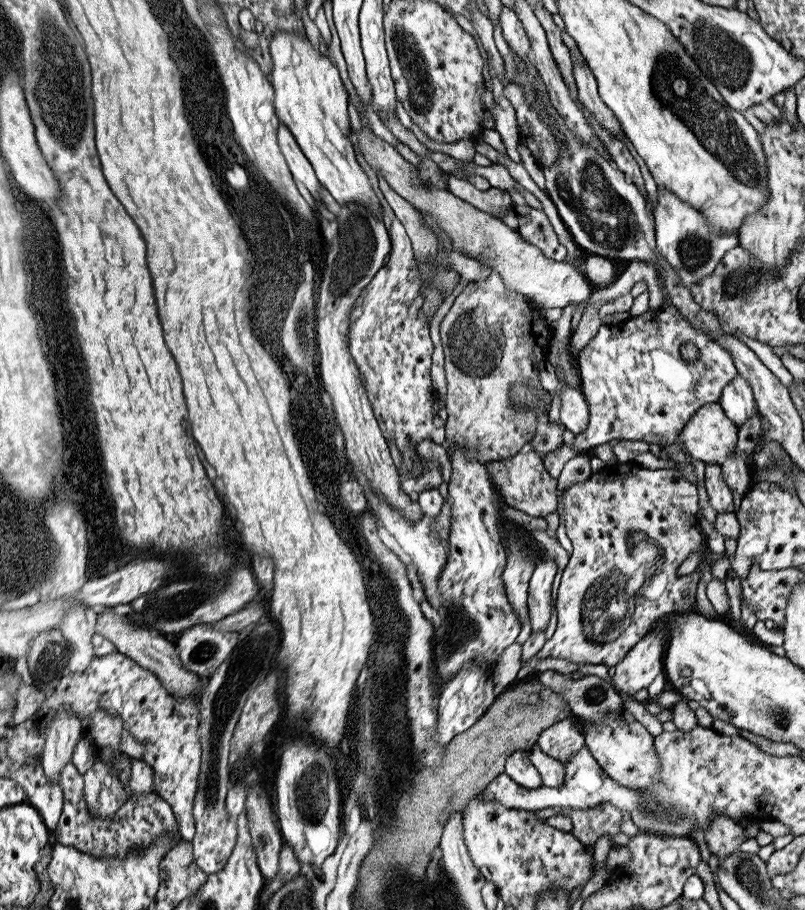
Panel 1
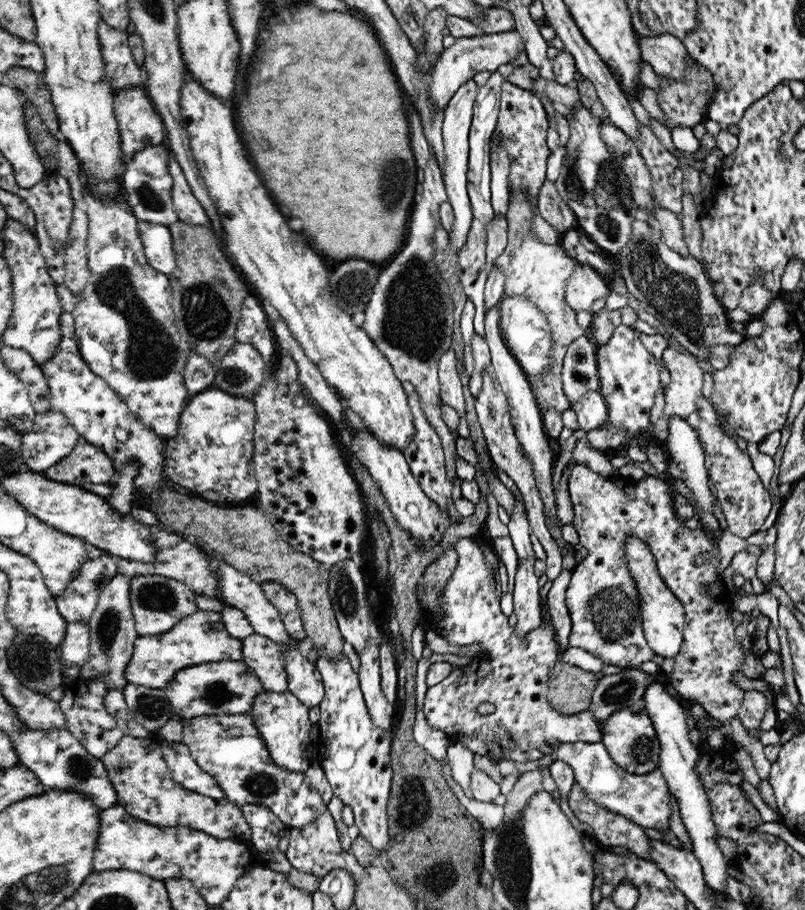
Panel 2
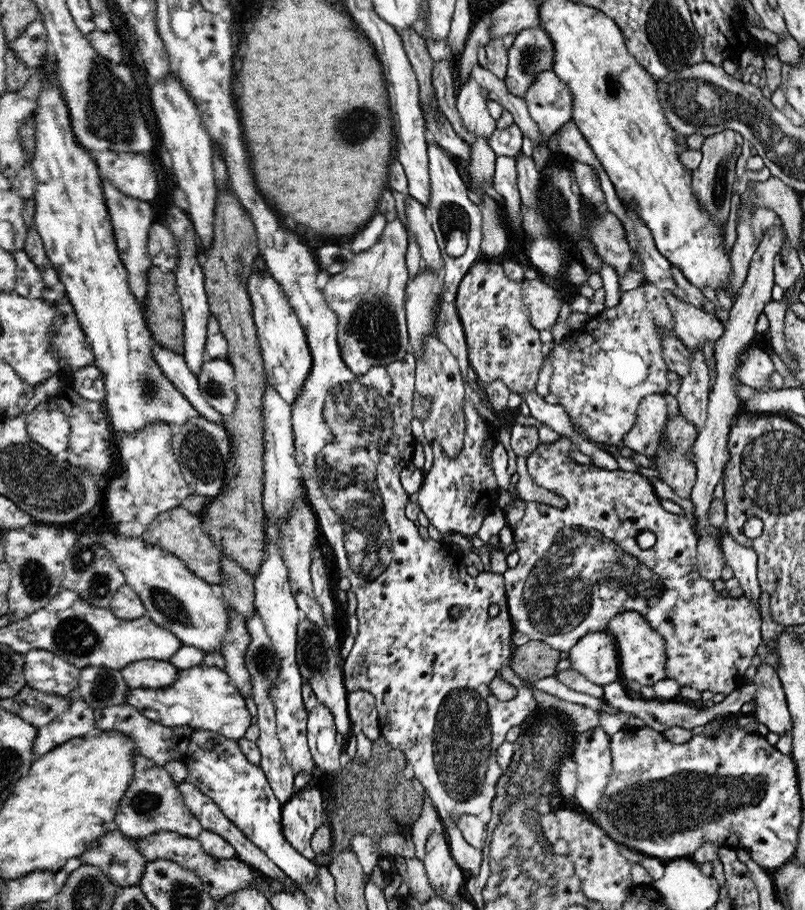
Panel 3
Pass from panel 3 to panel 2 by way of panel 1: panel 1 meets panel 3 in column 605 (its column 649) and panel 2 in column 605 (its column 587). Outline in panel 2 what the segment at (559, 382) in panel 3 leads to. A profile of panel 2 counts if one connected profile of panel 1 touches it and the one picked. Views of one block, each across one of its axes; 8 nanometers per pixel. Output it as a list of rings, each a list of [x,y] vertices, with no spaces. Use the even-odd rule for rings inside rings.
[[[618,326],[608,344],[596,348],[596,370],[598,370],[598,394],[606,404],[606,424],[586,432],[588,444],[600,452],[620,452],[628,446],[632,436],[644,432],[650,424],[650,412],[660,390],[662,362],[646,350],[642,340],[638,340],[634,328]]]

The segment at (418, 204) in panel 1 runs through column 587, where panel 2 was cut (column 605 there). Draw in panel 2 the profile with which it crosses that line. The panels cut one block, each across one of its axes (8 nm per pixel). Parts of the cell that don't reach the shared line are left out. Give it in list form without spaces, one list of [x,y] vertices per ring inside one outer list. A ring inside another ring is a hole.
[[[578,266],[566,284],[566,306],[574,314],[590,312],[596,298],[610,296],[610,282],[606,282],[594,268]]]

